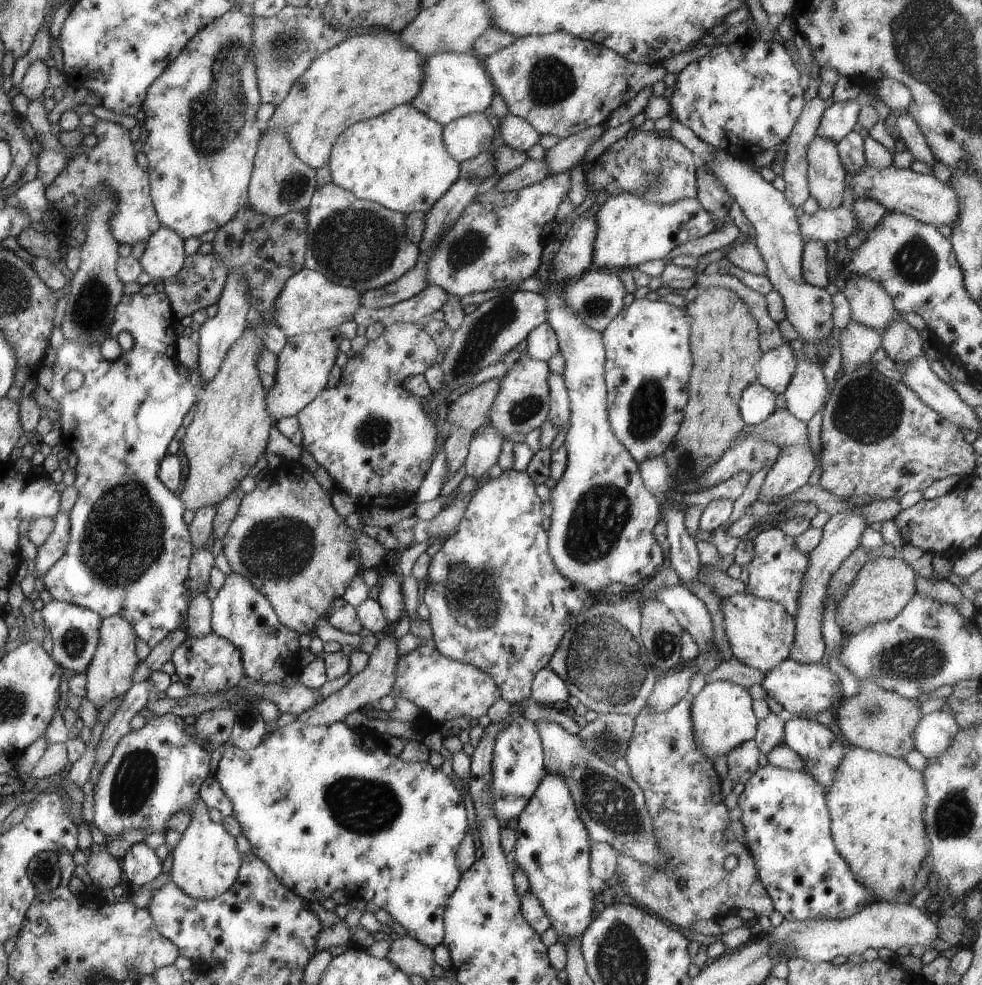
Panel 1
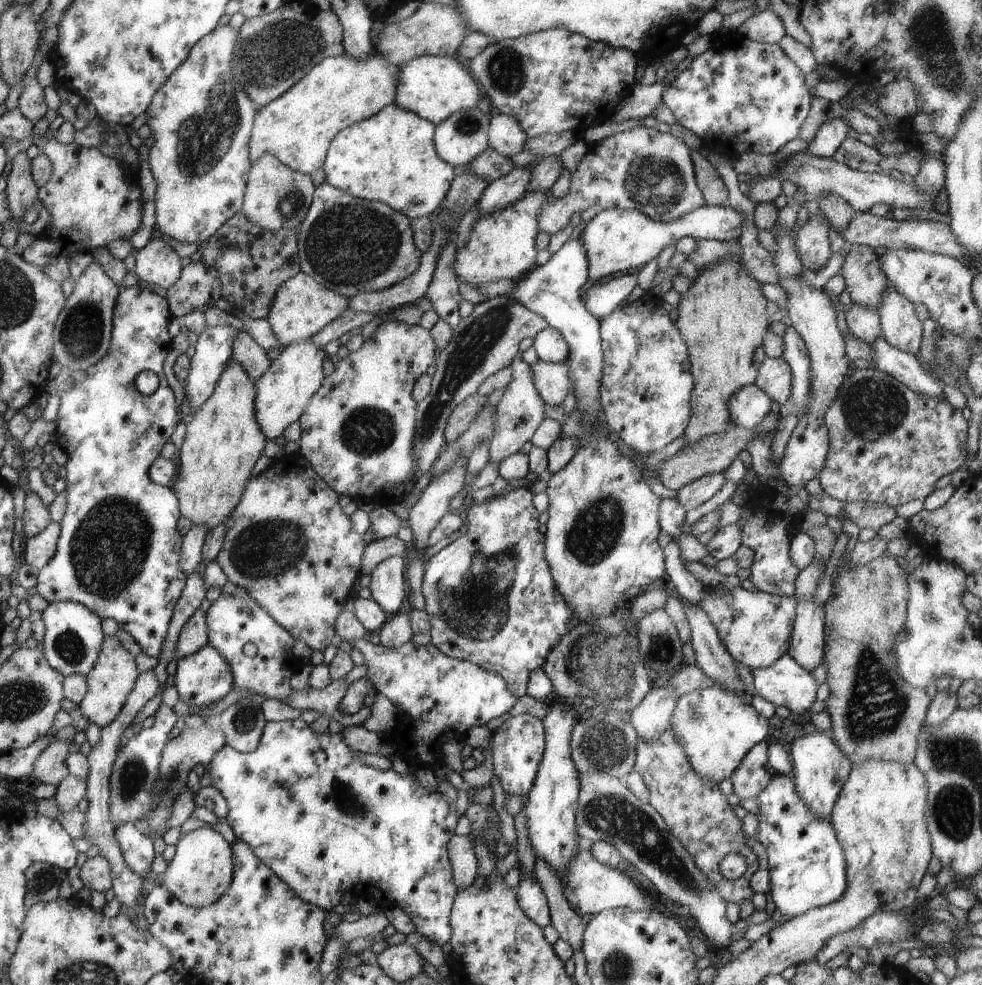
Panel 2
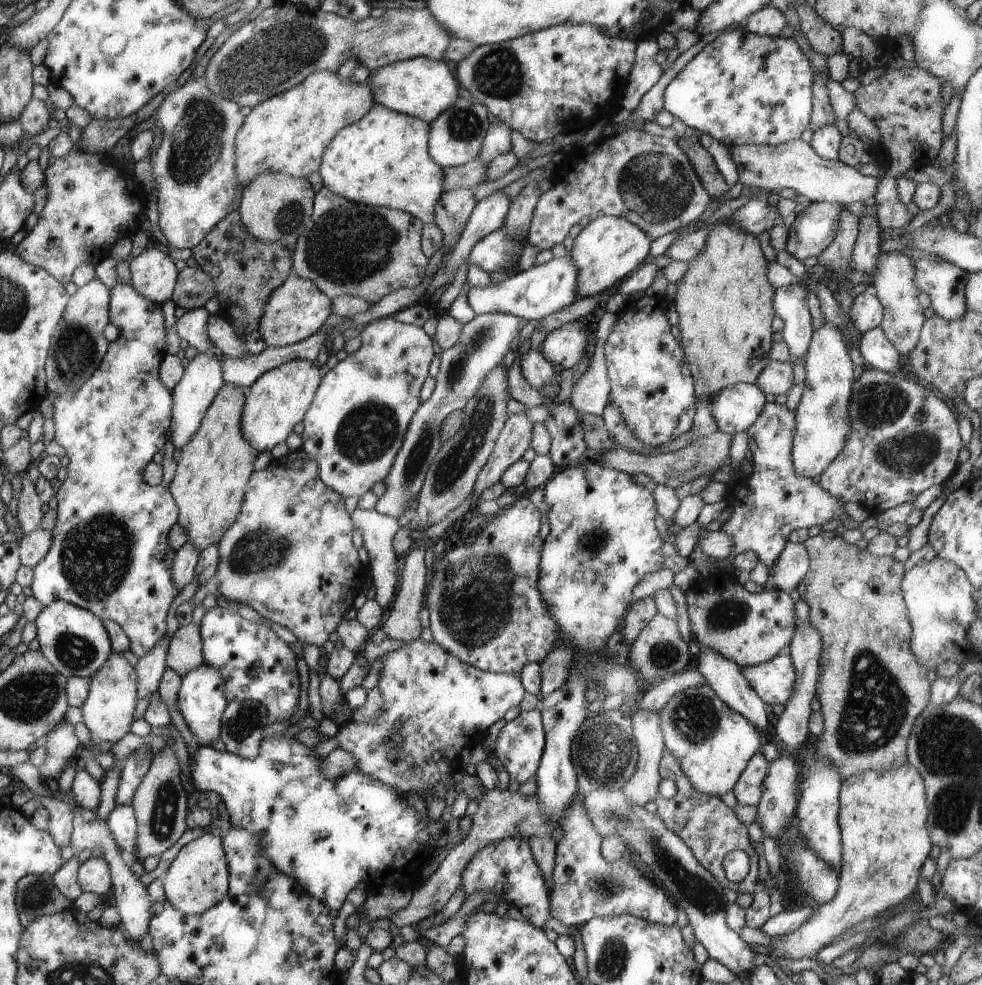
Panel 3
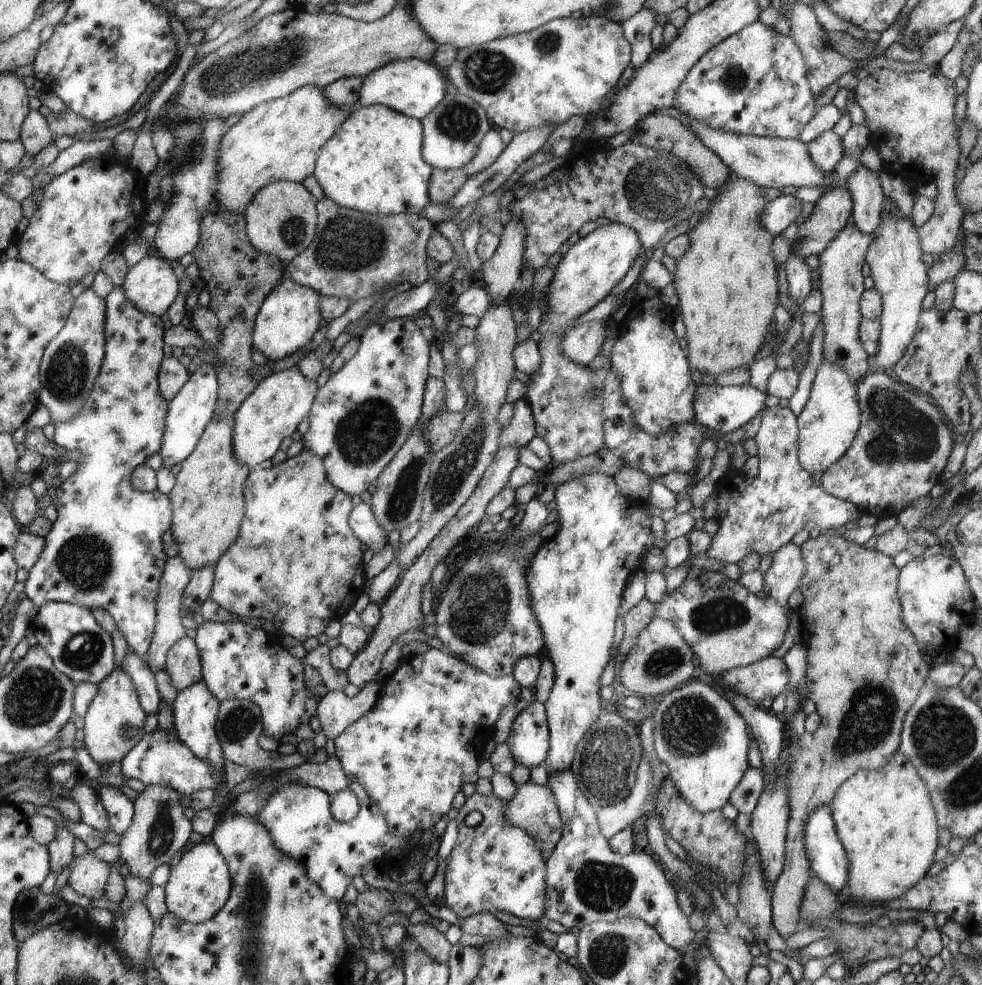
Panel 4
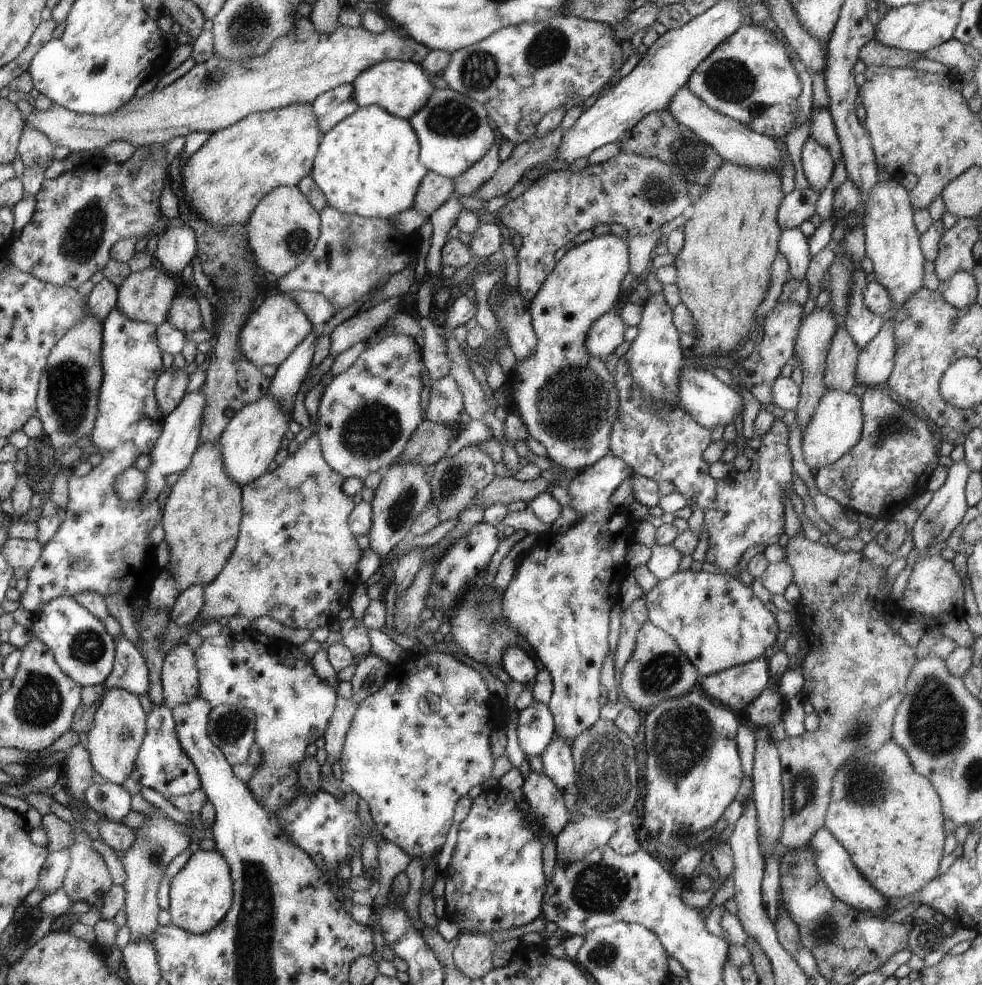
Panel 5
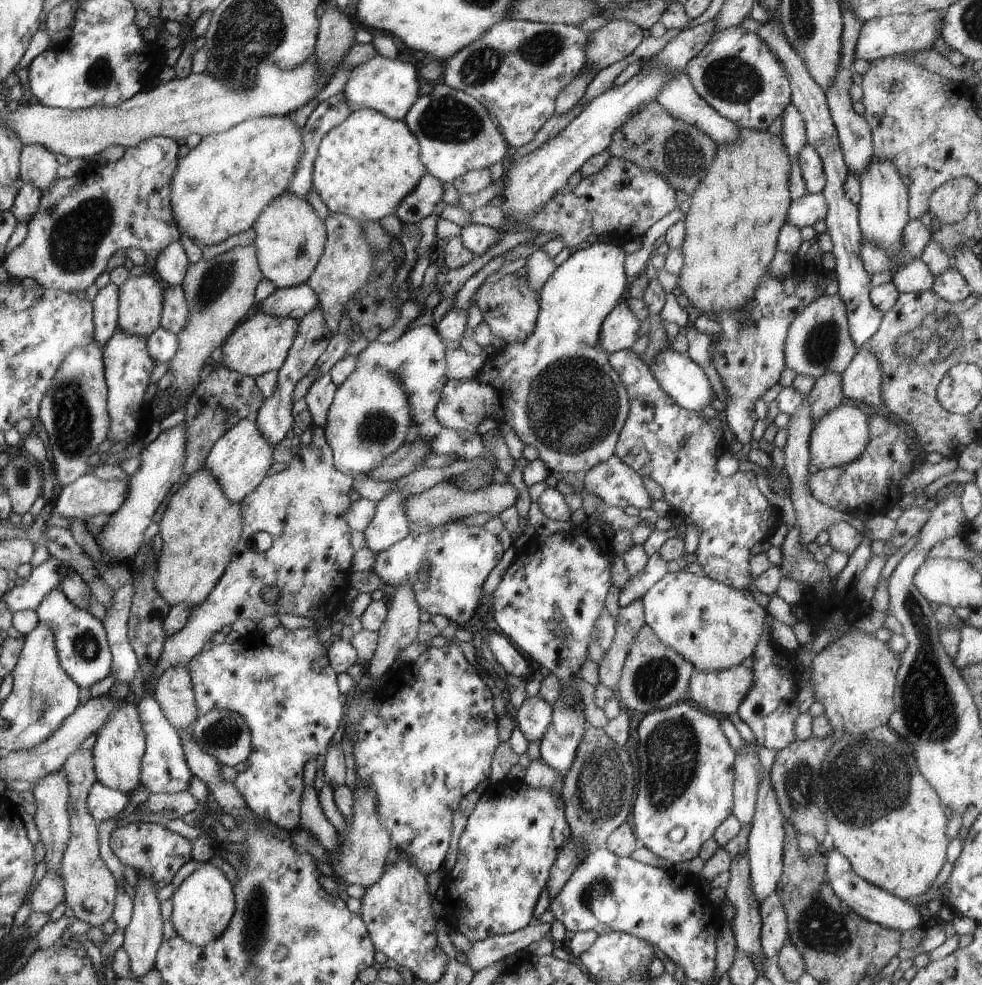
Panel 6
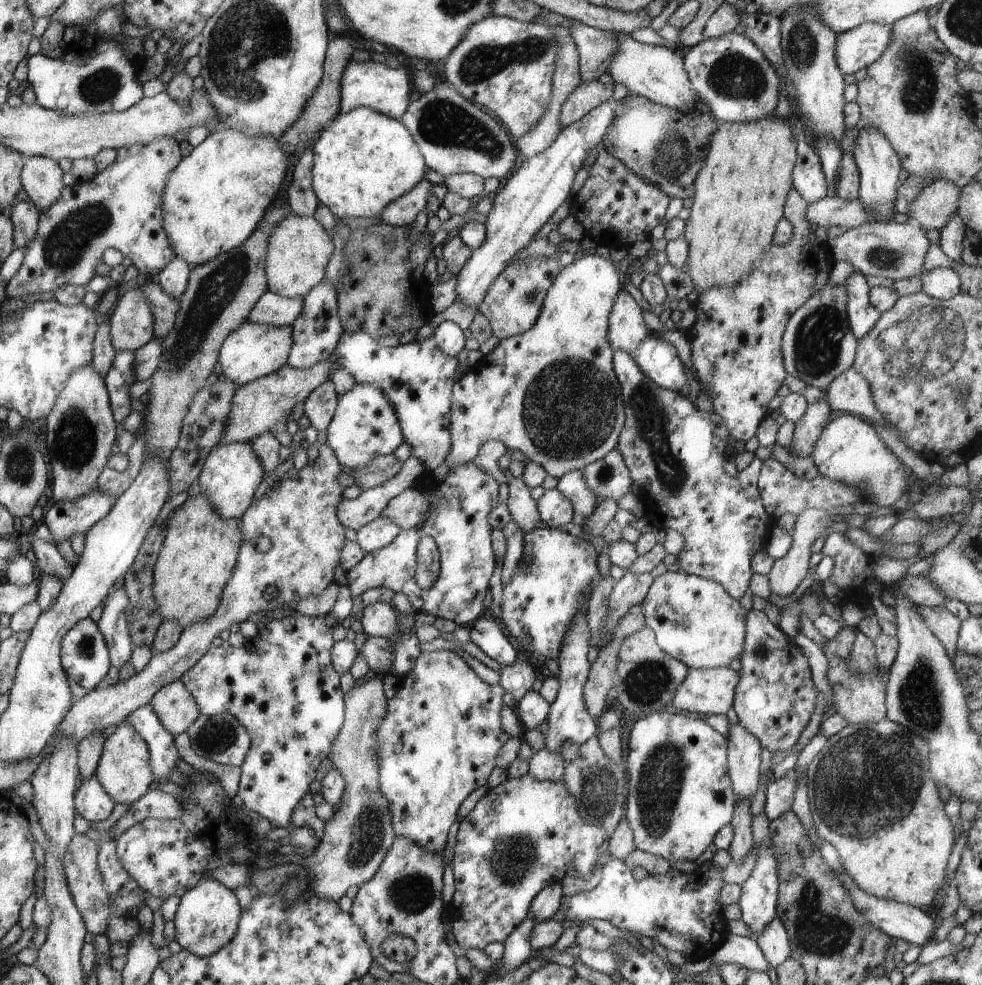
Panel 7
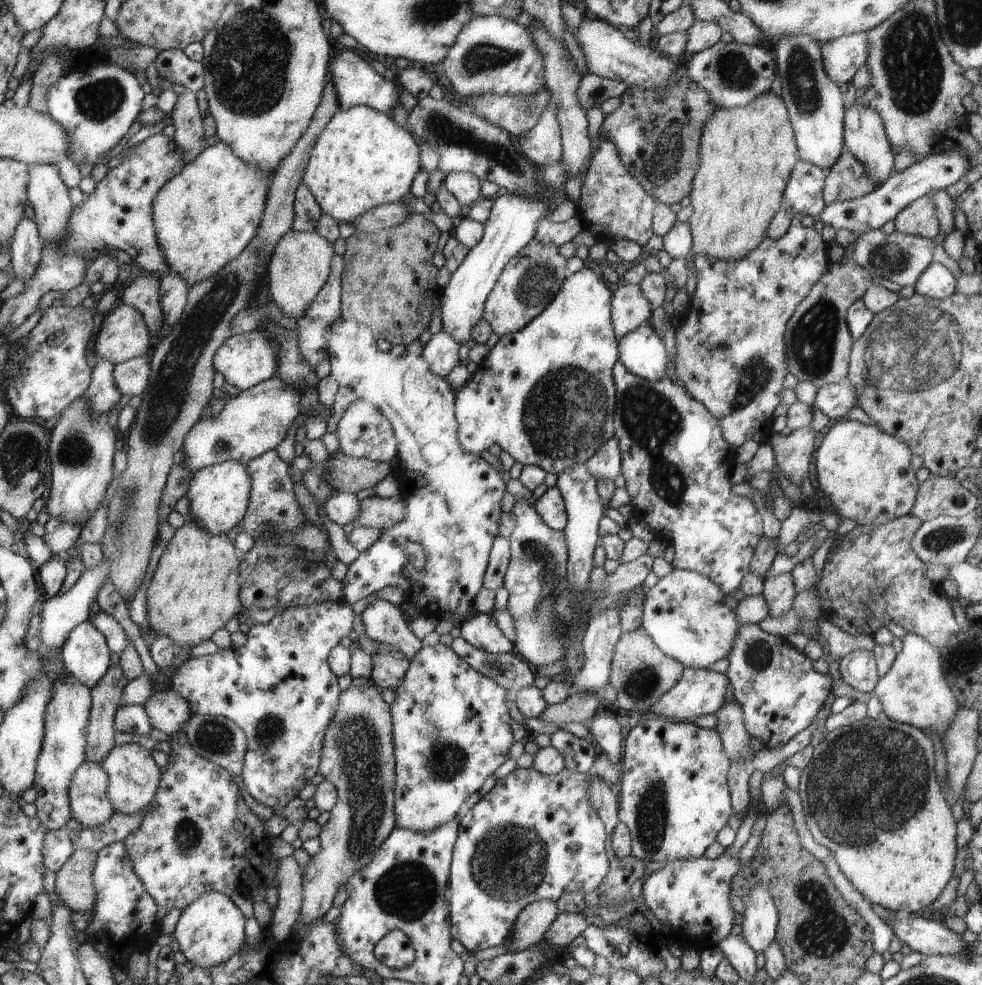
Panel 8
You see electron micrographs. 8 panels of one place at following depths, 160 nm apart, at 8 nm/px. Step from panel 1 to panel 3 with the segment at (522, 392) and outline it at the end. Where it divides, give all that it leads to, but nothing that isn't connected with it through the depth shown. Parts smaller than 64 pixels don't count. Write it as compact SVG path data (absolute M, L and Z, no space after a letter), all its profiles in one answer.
M517 413L516 415L510 415L505 422L504 428L500 431L498 438L496 439L492 454L488 457L483 469L478 473L472 494L471 506L475 507L480 501L481 494L488 490L491 486L494 486L501 478L507 468L510 468L512 464L522 459L522 455L528 448L530 448L531 434L533 429L533 422L524 414Z

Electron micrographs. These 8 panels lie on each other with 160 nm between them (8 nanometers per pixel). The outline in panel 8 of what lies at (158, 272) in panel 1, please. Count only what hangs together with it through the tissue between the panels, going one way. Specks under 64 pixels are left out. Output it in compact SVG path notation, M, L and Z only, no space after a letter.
M122 304L104 318L94 354L117 365L147 354L151 337L143 314Z

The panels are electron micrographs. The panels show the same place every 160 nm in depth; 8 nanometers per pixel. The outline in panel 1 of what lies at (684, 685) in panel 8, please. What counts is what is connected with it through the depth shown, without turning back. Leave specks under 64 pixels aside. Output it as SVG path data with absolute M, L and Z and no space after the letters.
M786 658L782 664L778 664L772 671L766 672L762 680L762 688L766 690L767 696L774 698L784 708L784 716L817 715L828 709L834 709L843 698L842 684L835 680L838 676L828 666L820 662L815 664L800 664Z

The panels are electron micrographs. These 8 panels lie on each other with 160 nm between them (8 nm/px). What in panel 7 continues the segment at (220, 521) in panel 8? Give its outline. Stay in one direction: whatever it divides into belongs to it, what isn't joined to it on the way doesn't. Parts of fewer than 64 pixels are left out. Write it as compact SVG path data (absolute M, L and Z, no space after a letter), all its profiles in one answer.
M230 442L217 445L203 464L198 484L200 491L208 496L208 500L223 518L239 520L244 512L251 508L255 492L264 480L264 466L250 442Z

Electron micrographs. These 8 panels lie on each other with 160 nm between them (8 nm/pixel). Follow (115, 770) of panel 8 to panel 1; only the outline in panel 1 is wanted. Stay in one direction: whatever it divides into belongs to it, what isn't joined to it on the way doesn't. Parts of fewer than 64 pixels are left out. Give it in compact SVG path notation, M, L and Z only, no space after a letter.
M118 614L103 618L102 627L99 629L100 652L96 654L96 664L88 668L84 673L87 679L86 697L90 698L98 709L102 708L108 700L114 700L118 696L125 696L133 686L132 676L140 665L136 643L138 638L135 629L128 620L124 620Z

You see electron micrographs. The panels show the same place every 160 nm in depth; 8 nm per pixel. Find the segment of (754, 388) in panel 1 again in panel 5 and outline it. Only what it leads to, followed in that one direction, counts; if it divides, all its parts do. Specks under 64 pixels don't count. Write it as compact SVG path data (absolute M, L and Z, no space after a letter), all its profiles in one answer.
M685 365L677 382L677 404L704 428L712 430L716 426L726 426L736 422L744 409L742 396L732 387L722 383L710 370Z

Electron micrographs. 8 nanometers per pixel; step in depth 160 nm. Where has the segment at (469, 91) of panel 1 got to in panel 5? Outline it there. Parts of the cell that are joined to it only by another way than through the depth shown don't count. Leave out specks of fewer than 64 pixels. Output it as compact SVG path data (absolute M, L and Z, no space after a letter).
M392 59L379 62L364 70L352 82L357 105L359 107L376 105L387 109L392 116L409 119L425 106L435 91L426 73L418 64L410 61Z

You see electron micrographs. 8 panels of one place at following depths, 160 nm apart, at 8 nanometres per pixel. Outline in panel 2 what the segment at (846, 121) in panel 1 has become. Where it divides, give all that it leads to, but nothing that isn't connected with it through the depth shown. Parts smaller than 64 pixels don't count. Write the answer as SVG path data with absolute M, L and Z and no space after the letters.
M834 118L820 126L816 132L807 152L816 157L825 157L833 159L836 150L840 144L846 140L850 126L842 118Z

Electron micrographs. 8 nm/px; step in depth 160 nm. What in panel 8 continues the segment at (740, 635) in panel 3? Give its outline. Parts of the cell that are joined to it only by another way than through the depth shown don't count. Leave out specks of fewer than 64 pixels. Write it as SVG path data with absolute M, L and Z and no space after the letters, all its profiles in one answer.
M673 569L652 589L646 589L644 598L641 626L666 656L683 664L685 669L707 669L717 660L728 658L740 625L734 611L726 605L720 587L707 576L688 569Z

